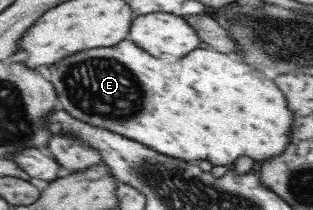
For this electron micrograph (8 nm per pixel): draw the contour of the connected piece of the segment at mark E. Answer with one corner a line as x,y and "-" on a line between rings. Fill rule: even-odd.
126,39
112,47
86,49
86,51
70,55
70,57
60,58
58,63
50,65
44,73
50,79
50,83
54,83
56,93
58,93
58,100
62,103
62,109
68,111
74,119
86,121
88,125
98,125
100,129
110,129
112,133
122,133
122,137
130,137
132,141
138,141
138,143
142,143
142,145
146,145
146,147
150,147
150,149
154,149
154,151
158,151
162,155
168,155
168,157
176,157
176,159
182,159
182,161
208,161
212,165
230,167
238,157
250,157
254,161
268,161
268,159
272,159
276,155
282,155
286,145
290,143
292,123
294,123
294,115
288,109
288,101
286,101
284,93
276,87
276,83
272,79
268,79
264,73
254,71
252,67
248,67
236,55
236,53
220,53
208,47
205,49
196,48
194,51
187,53
186,57
182,57
182,59
174,59
174,57
156,59
146,49
134,45
134,41

